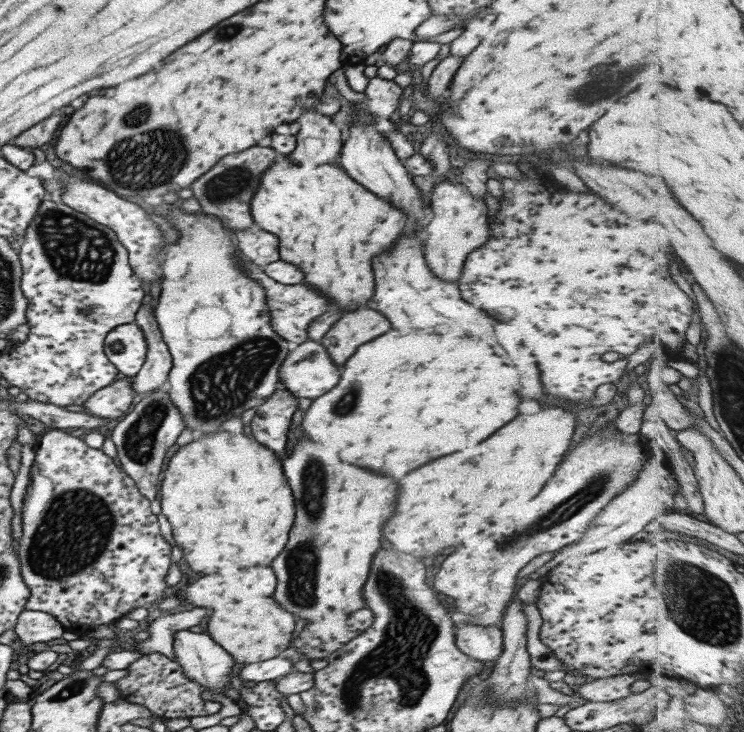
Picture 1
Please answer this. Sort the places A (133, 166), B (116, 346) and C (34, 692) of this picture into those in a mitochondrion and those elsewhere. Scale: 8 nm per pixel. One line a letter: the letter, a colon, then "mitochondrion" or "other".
A: mitochondrion
B: mitochondrion
C: other

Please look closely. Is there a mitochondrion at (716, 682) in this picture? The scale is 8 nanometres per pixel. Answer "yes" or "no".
no

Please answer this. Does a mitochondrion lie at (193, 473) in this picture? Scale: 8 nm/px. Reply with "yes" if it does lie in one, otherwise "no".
no

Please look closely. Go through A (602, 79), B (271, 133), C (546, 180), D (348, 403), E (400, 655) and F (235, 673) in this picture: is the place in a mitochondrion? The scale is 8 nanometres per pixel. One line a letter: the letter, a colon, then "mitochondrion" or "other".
A: mitochondrion
B: other
C: other
D: mitochondrion
E: mitochondrion
F: other

